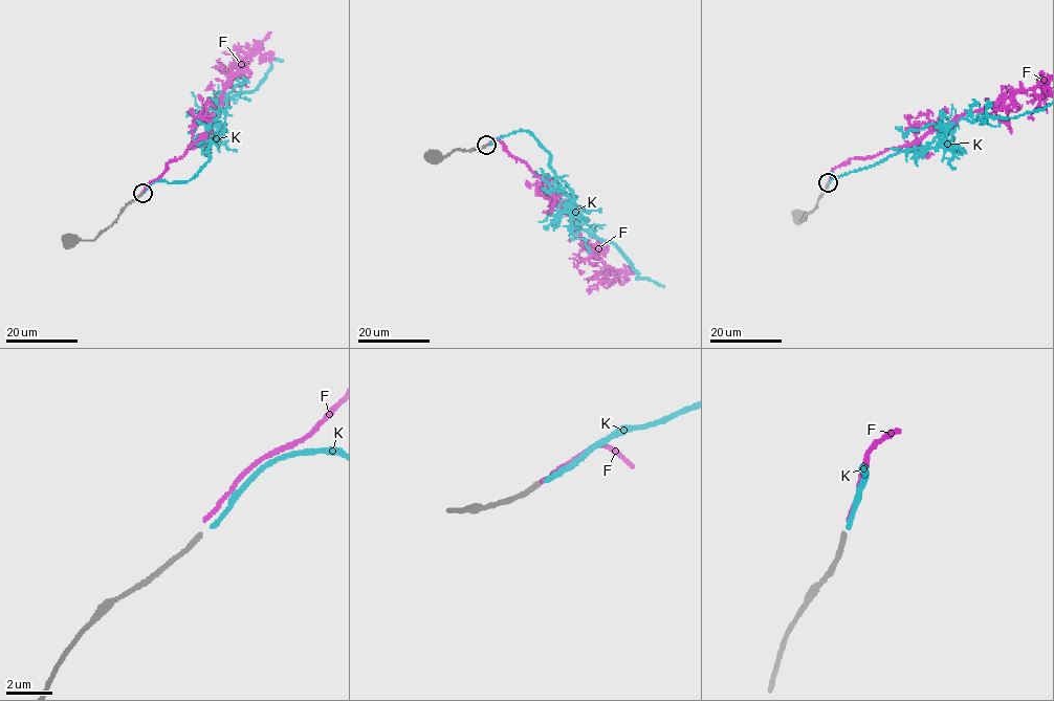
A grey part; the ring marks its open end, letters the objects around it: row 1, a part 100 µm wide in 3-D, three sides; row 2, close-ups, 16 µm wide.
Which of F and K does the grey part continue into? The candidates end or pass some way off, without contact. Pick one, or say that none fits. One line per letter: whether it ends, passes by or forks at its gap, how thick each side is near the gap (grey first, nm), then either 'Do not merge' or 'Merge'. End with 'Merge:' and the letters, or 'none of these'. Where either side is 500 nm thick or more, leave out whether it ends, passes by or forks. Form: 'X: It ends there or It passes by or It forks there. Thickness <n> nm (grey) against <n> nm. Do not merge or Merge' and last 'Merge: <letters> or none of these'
F: It ends there. Thickness 200 nm (grey) against 160 nm. Do not merge
K: It ends there. Thickness 200 nm (grey) against 190 nm. Merge
Merge: K

